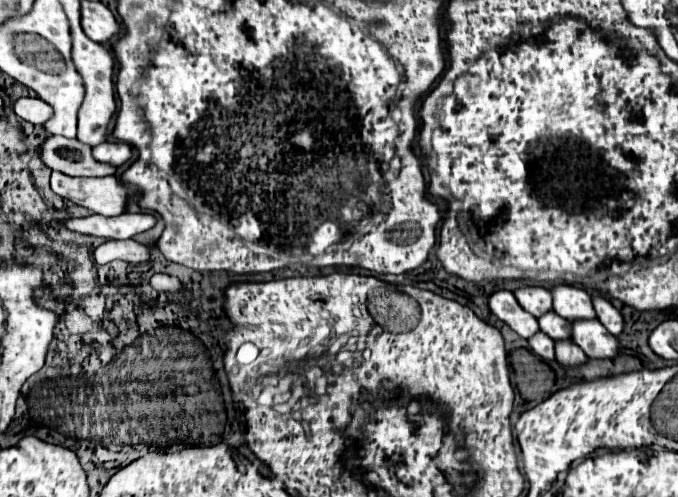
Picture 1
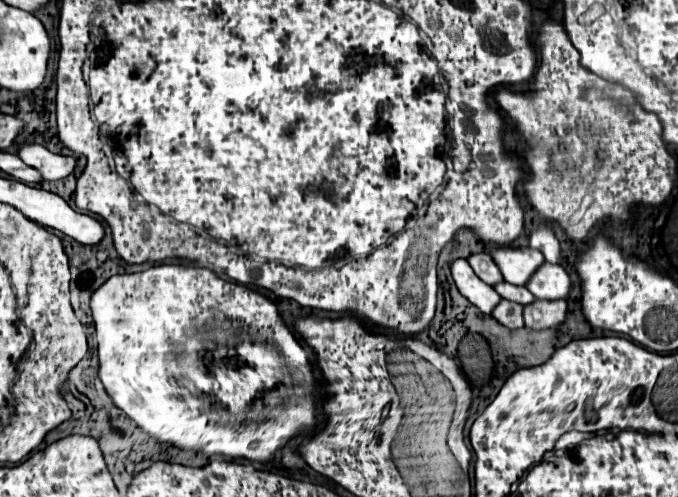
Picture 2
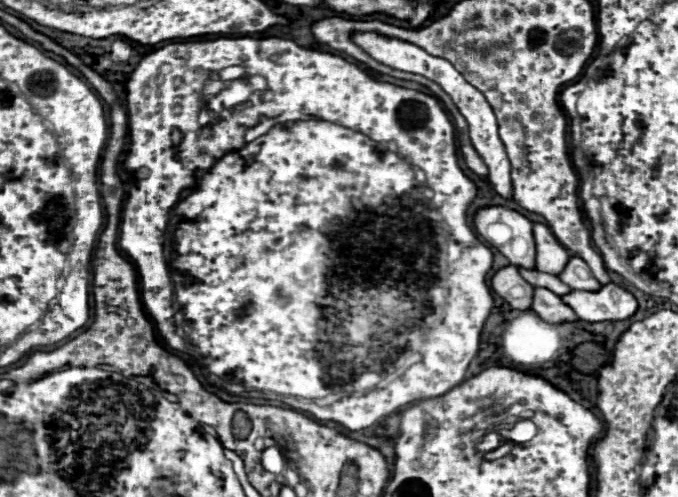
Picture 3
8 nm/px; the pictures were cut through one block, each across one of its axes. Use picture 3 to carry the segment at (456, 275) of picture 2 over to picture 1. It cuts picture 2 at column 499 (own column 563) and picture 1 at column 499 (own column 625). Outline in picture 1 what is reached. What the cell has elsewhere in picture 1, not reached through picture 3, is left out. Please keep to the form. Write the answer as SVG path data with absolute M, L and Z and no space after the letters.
M498 290L488 298L488 306L492 314L506 322L514 332L518 332L522 338L528 338L538 332L538 320L530 312L524 312L520 304L516 302L514 294L510 290Z

